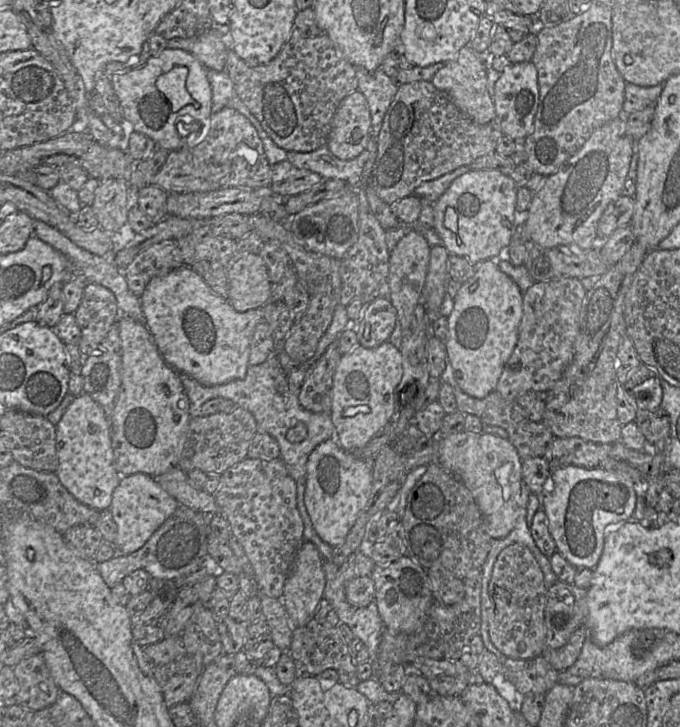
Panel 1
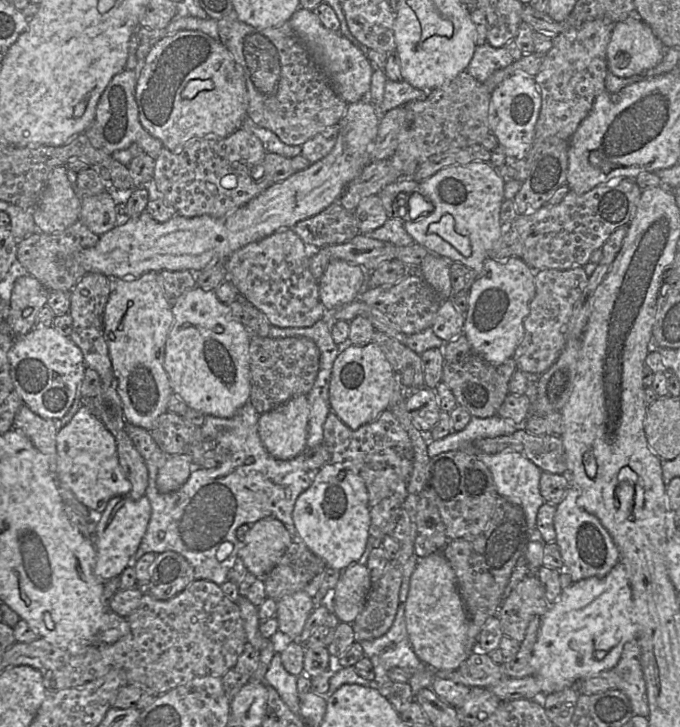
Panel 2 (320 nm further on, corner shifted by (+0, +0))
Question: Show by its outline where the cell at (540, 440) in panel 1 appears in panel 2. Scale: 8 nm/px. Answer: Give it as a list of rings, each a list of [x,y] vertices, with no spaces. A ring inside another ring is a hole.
[[[471,353],[458,362],[444,362],[442,381],[450,388],[458,405],[466,408],[472,416],[487,418],[498,414],[509,394],[508,384],[516,369],[512,357],[500,365],[494,365],[480,355]]]

